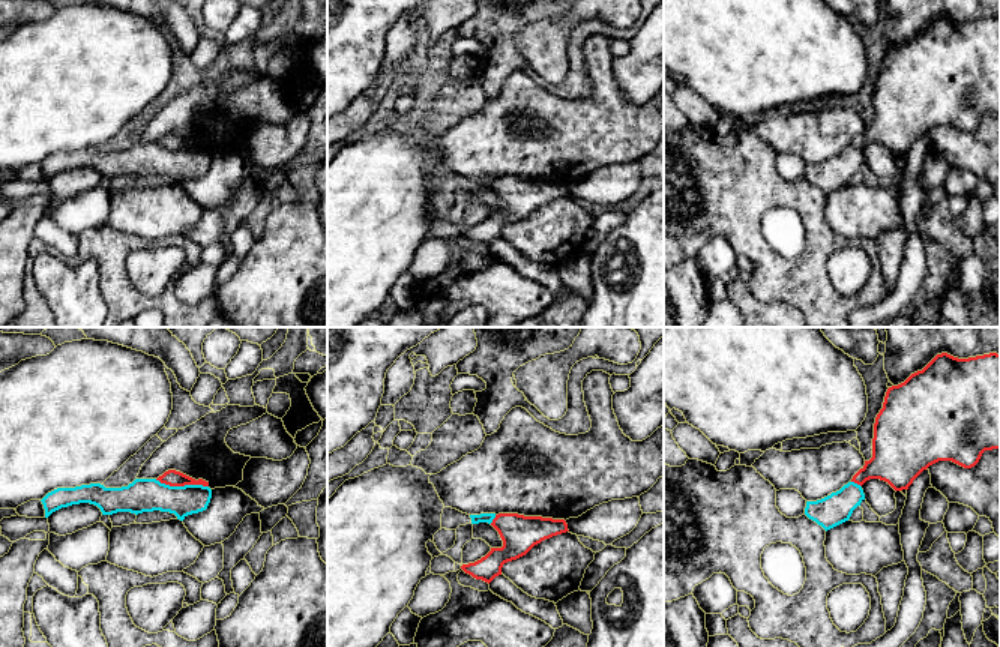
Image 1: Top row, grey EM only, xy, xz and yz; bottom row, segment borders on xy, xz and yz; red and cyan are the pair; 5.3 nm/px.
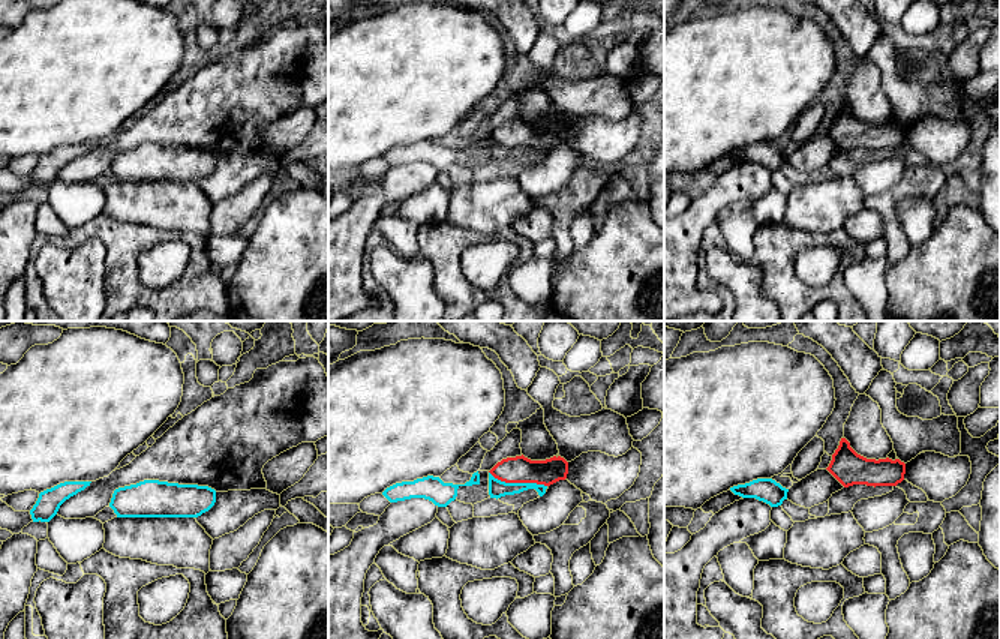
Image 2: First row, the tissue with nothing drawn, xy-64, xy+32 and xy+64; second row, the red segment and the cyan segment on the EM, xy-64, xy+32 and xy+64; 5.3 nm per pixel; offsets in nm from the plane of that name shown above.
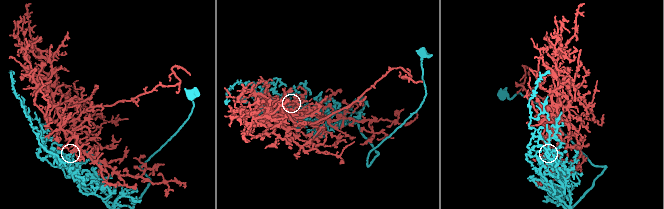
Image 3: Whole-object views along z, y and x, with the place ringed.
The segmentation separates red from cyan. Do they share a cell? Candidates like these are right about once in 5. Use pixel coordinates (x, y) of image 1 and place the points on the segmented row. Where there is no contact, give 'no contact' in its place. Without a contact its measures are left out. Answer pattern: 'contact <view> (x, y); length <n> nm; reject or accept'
contact xy (182, 485); length 300 nm; reject

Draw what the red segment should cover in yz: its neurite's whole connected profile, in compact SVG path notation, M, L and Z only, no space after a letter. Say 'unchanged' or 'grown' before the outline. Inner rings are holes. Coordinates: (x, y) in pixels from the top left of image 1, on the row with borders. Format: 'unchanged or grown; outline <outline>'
unchanged; outline M937 354L922 371L887 389L883 408L875 417L872 458L853 476L863 485L869 479L887 482L895 491L908 489L913 480L938 461L952 461L964 468L974 467L985 450L1000 449L1000 354L958 359Z

